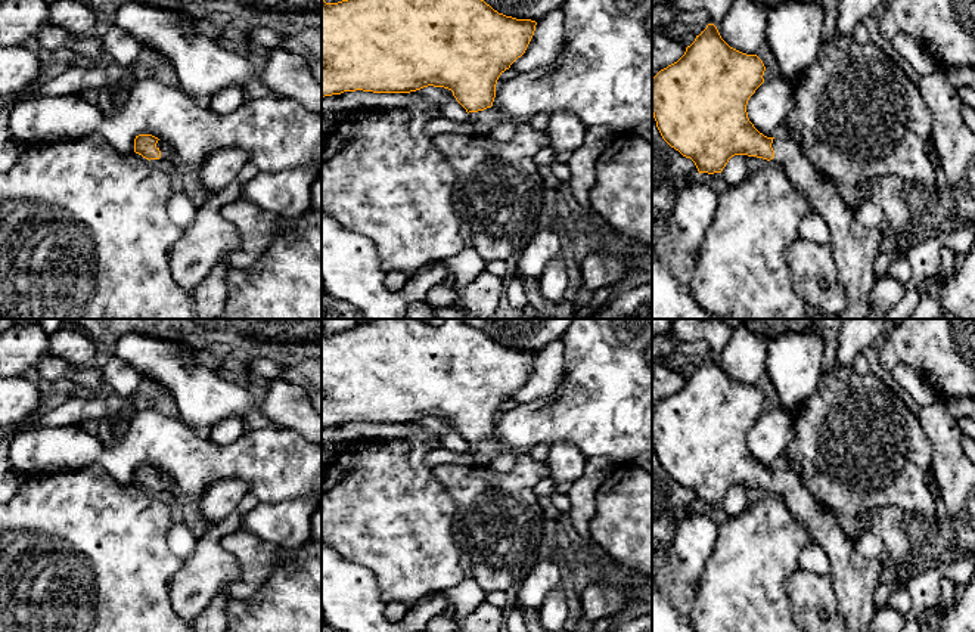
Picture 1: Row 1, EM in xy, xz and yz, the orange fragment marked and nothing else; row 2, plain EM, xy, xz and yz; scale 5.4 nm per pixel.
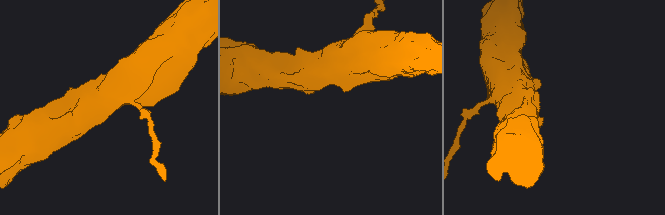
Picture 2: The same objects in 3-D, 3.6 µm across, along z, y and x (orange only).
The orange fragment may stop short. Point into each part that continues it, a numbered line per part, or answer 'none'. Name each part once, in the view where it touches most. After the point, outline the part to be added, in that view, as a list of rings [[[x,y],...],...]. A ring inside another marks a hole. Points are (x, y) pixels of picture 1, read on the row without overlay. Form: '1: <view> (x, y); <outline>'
1: xy (165, 483); [[[158,471],[156,478],[161,481],[161,489],[150,490],[150,493],[158,495],[159,492],[164,492],[168,489],[174,490],[171,480],[162,471]]]

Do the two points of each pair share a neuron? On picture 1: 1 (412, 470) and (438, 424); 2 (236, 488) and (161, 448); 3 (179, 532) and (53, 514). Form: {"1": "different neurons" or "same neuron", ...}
{"1": "different neurons", "2": "different neurons", "3": "different neurons"}

